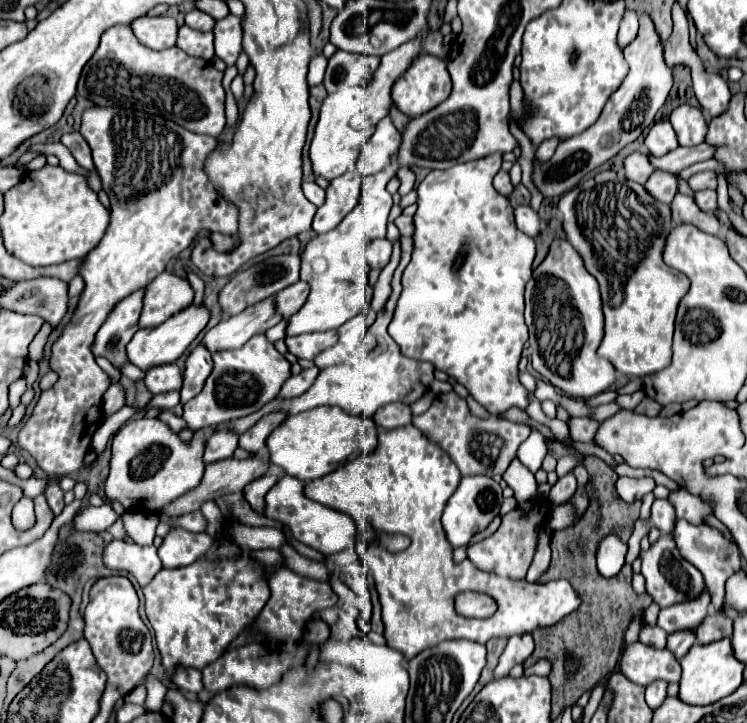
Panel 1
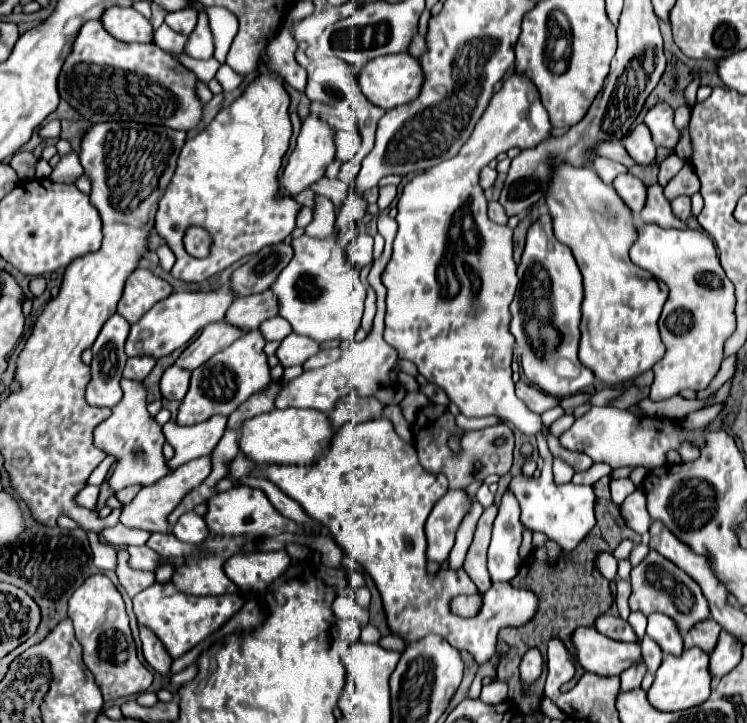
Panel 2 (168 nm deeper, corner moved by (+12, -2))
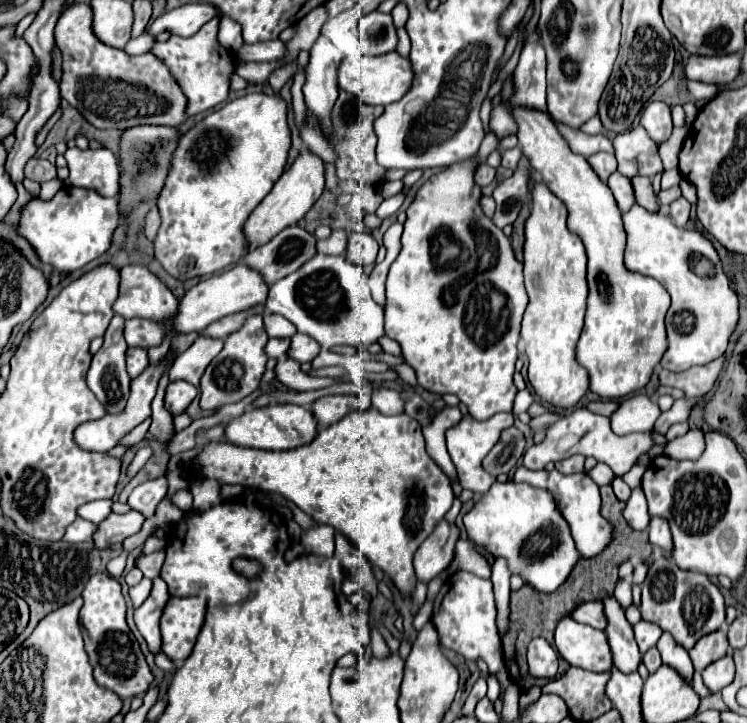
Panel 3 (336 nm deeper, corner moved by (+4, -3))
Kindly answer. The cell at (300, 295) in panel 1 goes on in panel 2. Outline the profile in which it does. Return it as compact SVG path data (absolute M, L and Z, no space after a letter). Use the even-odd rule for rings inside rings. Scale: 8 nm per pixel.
M270 290L252 294L252 296L242 296L232 302L228 308L224 322L230 326L236 326L240 330L254 330L258 328L264 320L278 316L278 302Z

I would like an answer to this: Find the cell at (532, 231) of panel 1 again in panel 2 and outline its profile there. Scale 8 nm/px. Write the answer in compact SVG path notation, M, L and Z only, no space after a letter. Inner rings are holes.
M488 202L488 218L496 224L506 224L508 216L504 214L504 208L498 202Z

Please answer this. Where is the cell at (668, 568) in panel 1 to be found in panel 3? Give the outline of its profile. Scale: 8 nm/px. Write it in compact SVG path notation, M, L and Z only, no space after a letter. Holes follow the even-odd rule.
M666 557L656 559L648 569L648 575L642 583L640 613L644 621L658 623L686 649L692 649L700 637L720 629L726 619L724 597L720 589L708 577L696 571L684 571Z

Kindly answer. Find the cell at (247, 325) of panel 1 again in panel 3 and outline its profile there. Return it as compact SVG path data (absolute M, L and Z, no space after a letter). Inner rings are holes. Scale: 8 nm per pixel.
M200 335L190 349L186 349L170 367L168 375L170 381L176 379L184 379L192 385L198 387L198 381L204 373L204 369L208 367L208 363L220 353L220 349L224 347L224 339L210 339L206 335Z

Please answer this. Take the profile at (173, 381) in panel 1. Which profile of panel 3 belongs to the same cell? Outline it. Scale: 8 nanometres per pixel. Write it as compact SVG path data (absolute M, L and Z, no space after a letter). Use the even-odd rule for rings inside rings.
M128 349L126 355L126 363L128 363L128 375L134 379L138 377L146 367L148 367L148 353L146 349Z

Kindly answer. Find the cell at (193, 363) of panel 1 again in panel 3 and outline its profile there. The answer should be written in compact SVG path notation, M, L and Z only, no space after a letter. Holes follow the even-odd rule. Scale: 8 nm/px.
M170 381L166 389L166 409L172 415L184 413L192 399L198 395L198 389L186 381Z

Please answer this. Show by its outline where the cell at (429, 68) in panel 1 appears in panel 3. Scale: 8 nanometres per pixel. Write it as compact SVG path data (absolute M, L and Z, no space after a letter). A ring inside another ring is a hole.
M396 51L380 57L360 57L354 61L342 61L338 67L338 85L368 105L390 105L400 101L412 87L412 81L414 71L410 59L398 55Z

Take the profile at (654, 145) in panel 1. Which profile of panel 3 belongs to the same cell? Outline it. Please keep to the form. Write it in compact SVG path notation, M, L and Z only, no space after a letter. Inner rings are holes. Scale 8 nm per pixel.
M634 127L626 133L616 135L614 147L616 147L618 171L622 175L654 177L664 169L658 153L658 143L648 137L644 127Z

